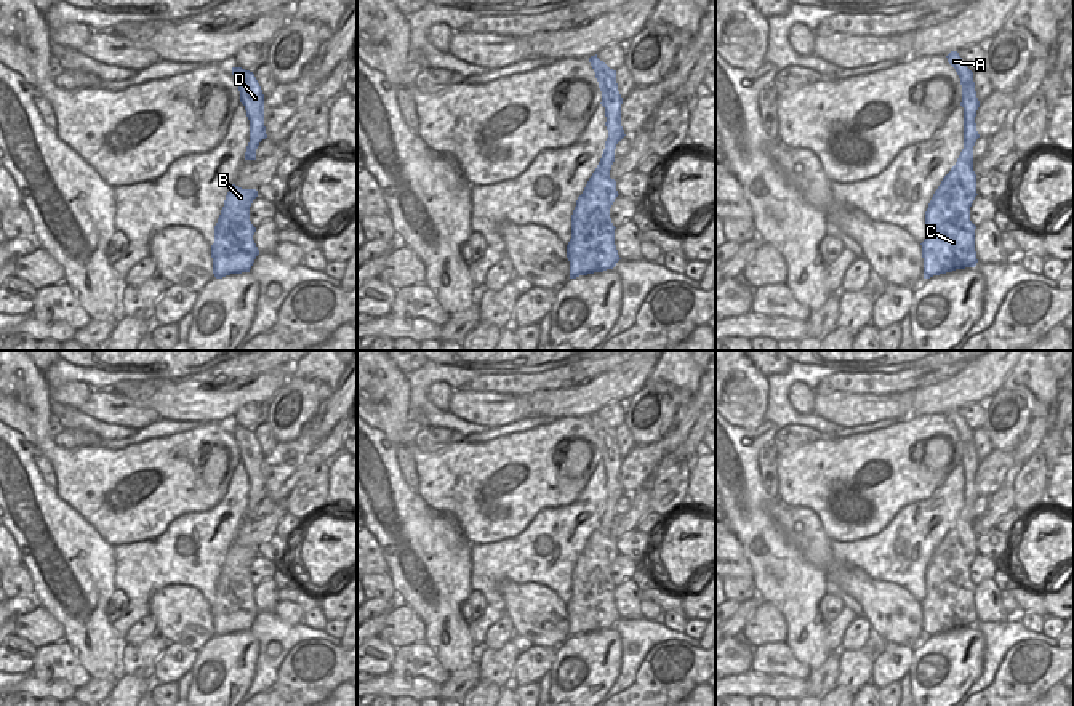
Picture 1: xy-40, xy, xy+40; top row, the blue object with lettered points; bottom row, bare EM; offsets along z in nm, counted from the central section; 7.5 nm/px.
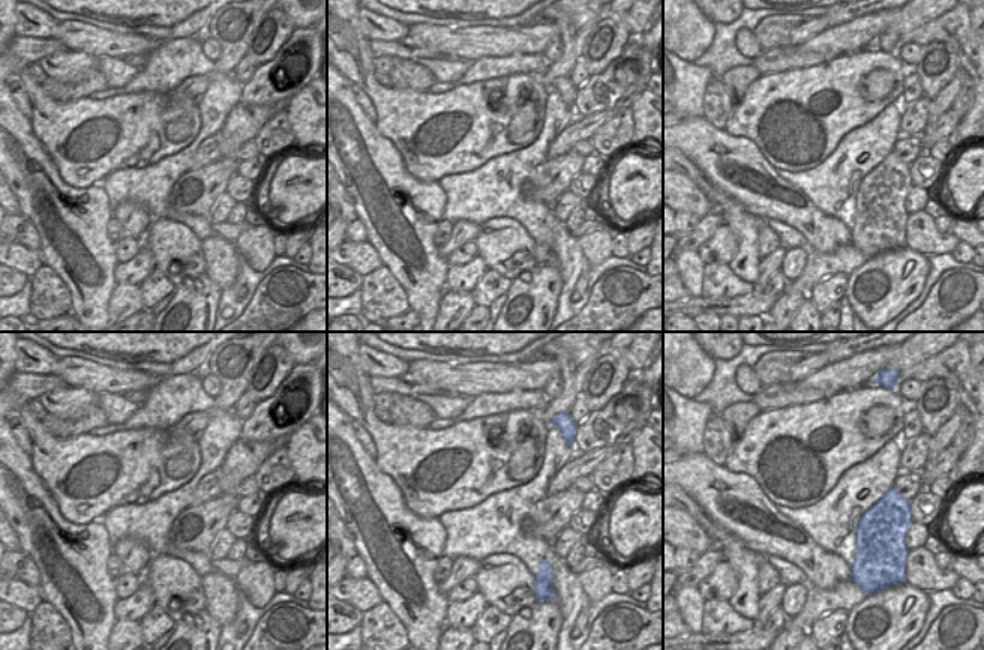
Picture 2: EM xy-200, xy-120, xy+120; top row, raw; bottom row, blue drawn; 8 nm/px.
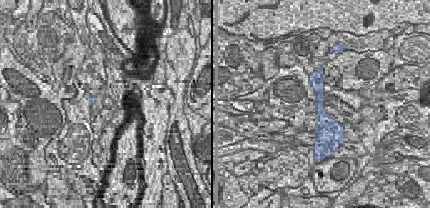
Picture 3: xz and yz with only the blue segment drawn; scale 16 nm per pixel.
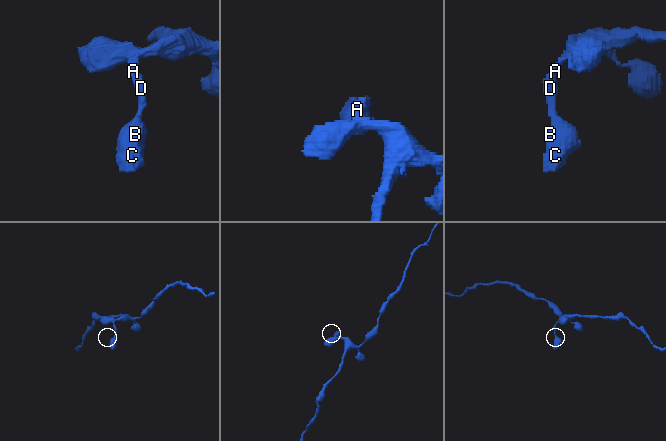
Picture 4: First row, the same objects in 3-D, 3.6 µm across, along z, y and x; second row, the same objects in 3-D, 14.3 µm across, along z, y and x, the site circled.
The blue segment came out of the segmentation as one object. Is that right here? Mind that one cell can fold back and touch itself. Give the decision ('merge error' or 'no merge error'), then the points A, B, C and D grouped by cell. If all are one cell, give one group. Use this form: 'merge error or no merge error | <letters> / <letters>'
no merge error | A B C D

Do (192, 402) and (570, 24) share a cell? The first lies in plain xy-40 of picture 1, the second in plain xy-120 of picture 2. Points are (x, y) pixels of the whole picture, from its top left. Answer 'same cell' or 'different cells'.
different cells

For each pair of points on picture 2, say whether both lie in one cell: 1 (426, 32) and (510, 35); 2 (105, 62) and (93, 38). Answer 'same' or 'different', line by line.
1: same
2: different

